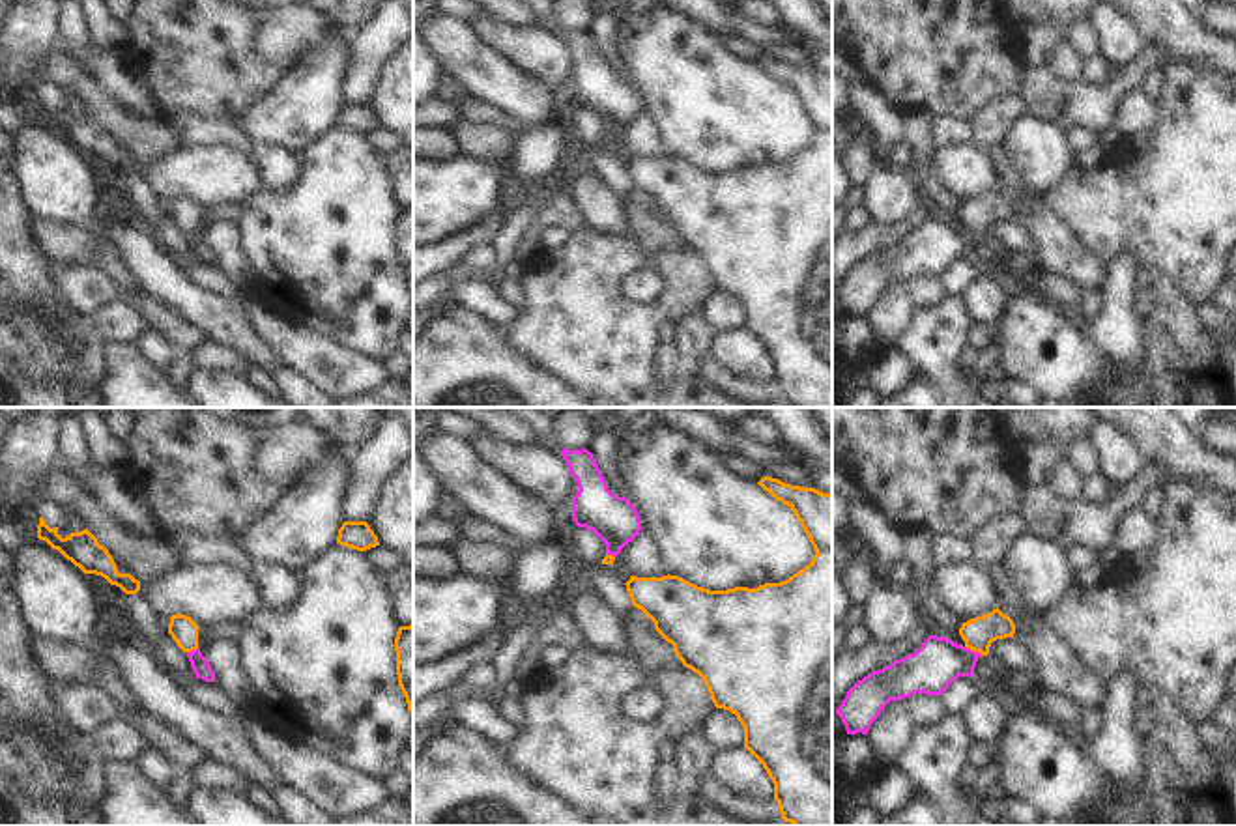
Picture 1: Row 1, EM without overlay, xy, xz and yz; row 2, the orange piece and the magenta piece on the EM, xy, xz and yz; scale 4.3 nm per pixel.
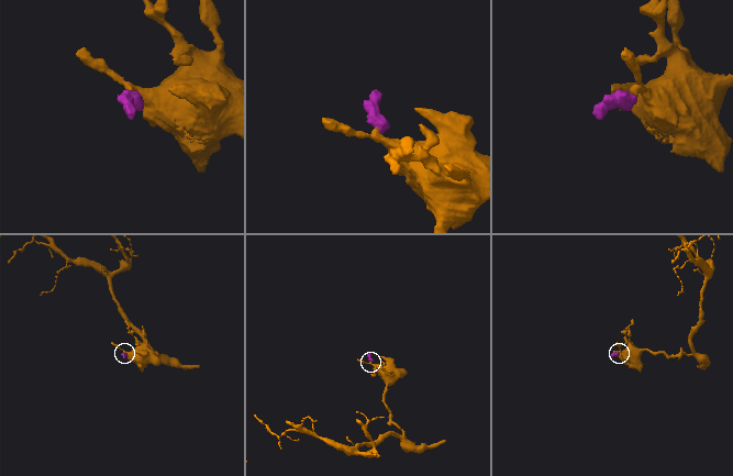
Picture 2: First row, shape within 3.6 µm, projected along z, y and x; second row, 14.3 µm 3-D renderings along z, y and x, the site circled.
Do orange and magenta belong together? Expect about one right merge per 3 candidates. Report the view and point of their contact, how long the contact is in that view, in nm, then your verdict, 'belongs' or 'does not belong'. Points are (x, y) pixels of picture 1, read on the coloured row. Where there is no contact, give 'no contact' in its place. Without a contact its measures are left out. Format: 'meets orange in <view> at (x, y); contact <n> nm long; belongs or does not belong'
meets orange in yz at (975, 651); contact 90 nm long; does not belong

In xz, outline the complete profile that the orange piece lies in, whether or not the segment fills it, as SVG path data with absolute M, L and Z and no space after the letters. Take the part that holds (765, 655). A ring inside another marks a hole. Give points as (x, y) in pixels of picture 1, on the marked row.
M769 475L757 484L795 512L815 549L808 566L785 581L757 589L709 591L669 574L630 576L625 585L632 605L654 622L683 665L703 678L714 706L737 716L744 727L744 748L774 783L782 819L793 826L832 826L832 493L791 486Z

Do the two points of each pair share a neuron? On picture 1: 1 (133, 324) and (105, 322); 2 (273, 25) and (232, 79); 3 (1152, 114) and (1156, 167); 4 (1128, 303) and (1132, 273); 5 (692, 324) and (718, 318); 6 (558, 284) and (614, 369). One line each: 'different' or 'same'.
1: same
2: same
3: different
4: same
5: different
6: same

